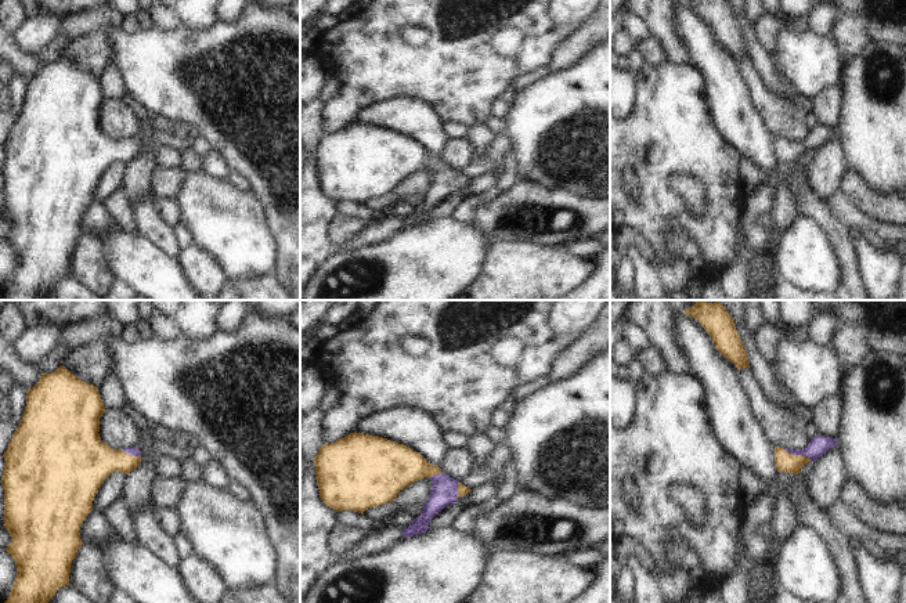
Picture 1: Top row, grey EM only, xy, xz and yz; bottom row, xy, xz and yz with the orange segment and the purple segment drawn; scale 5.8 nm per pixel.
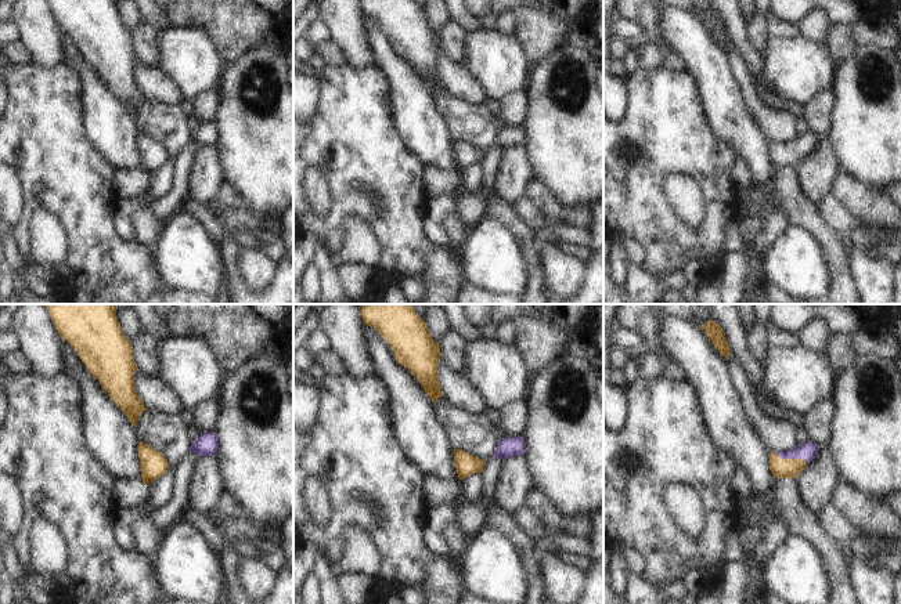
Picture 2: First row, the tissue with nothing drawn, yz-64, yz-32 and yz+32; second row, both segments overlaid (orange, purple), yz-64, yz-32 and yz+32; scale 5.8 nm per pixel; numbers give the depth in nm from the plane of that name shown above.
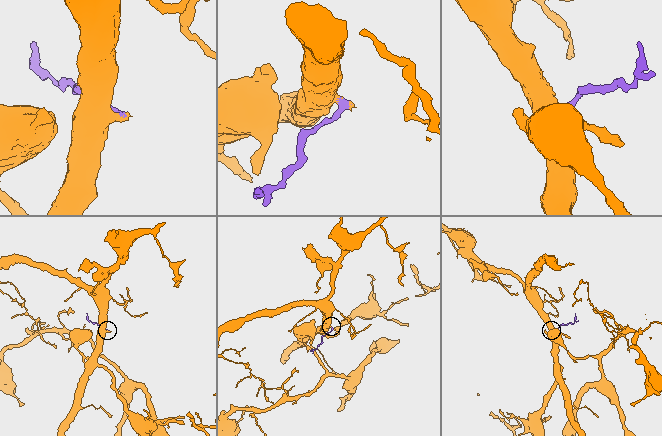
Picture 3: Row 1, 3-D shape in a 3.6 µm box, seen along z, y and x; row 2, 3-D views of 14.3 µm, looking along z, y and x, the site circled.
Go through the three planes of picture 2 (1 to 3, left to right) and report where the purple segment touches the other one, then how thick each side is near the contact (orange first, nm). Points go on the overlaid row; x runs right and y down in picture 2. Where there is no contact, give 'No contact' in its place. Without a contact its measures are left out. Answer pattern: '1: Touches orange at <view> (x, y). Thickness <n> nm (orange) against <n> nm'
1: No contact
2: No contact
3: Touches orange at yz+32 (792, 459). Thickness 110 nm (orange) against 100 nm.

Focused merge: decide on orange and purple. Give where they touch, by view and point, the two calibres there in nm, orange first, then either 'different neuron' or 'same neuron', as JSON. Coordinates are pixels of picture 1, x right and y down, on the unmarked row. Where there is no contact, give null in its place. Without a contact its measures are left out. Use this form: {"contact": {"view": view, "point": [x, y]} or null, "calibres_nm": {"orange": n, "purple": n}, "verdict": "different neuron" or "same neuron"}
{"contact": {"view": "yz", "point": [797, 145]}, "calibres_nm": {"orange": 110, "purple": 110}, "verdict": "same neuron"}

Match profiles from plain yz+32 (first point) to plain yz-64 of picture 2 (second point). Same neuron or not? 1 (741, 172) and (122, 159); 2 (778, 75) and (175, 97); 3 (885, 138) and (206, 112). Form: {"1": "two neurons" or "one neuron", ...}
{"1": "two neurons", "2": "two neurons", "3": "two neurons"}

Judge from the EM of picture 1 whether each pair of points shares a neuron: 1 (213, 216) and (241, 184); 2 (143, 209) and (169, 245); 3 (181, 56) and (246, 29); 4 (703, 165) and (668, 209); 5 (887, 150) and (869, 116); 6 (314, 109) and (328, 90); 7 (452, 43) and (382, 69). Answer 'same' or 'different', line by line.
1: different
2: same
3: same
4: same
5: same
6: same
7: same

